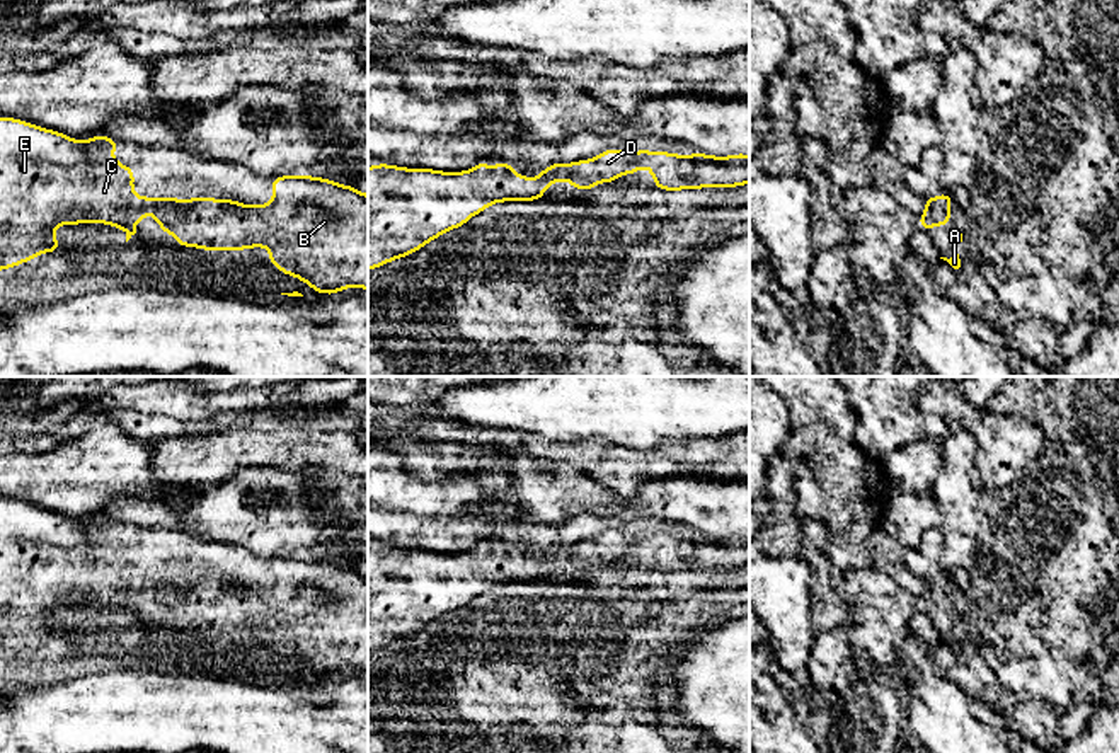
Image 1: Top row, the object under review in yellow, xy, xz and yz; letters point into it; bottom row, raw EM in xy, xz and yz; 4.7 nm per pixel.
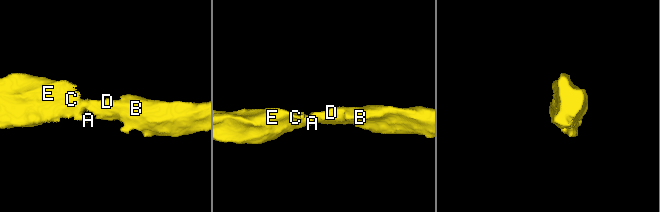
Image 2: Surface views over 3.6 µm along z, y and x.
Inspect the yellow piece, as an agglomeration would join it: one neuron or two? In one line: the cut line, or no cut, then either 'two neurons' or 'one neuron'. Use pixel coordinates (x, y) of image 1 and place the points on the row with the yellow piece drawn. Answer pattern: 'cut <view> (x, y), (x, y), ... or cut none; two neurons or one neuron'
cut none; one neuron

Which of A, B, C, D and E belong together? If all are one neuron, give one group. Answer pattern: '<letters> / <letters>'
A B C D E

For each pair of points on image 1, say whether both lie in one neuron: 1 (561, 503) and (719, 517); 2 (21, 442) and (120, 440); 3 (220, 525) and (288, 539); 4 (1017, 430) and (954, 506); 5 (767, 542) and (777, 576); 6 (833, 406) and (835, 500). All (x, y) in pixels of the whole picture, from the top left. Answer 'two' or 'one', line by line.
1: one
2: two
3: one
4: two
5: two
6: one

